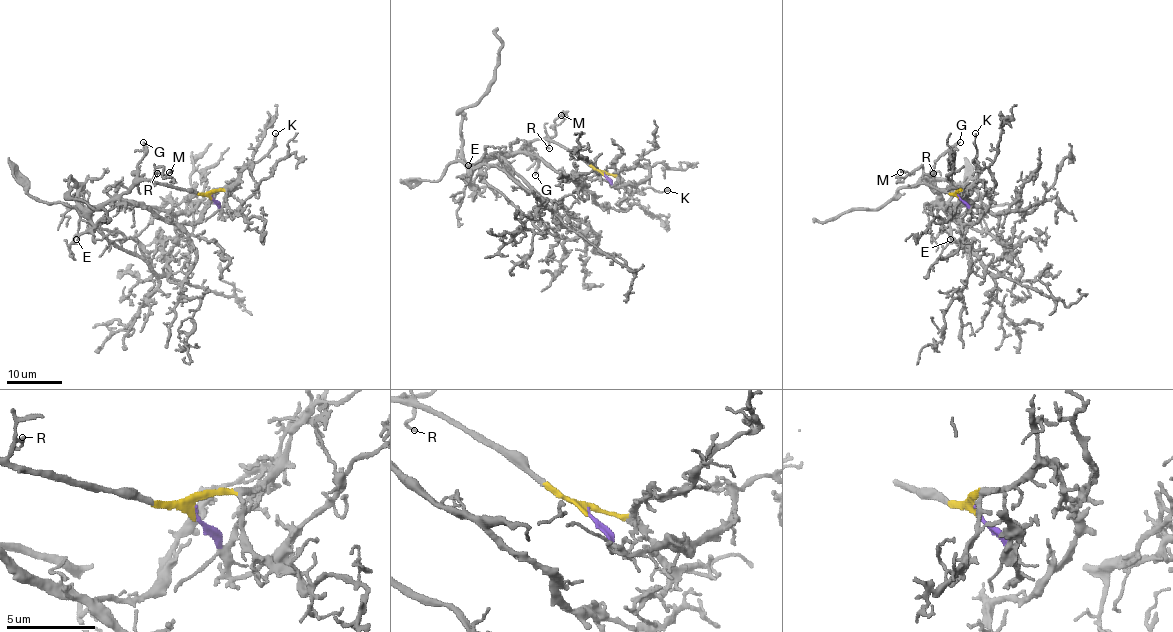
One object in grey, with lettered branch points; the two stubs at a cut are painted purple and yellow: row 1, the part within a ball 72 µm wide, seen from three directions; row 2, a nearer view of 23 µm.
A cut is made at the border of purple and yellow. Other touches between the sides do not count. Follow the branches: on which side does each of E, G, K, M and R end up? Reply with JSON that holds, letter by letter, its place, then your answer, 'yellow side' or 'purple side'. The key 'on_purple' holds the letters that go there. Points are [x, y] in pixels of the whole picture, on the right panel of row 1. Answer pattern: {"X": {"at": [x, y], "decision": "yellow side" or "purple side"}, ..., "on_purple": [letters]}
{"E": {"at": [950, 239], "decision": "yellow side"}, "G": {"at": [960, 142], "decision": "yellow side"}, "K": {"at": [975, 133], "decision": "yellow side"}, "M": {"at": [900, 172], "decision": "yellow side"}, "R": {"at": [933, 173], "decision": "yellow side"}, "on_purple": []}

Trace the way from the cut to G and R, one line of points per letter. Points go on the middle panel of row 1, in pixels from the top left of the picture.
G: (603, 173), (555, 143), (535, 139), (529, 144), (538, 162), (535, 175)
R: (603, 173), (545, 137), (549, 148)

